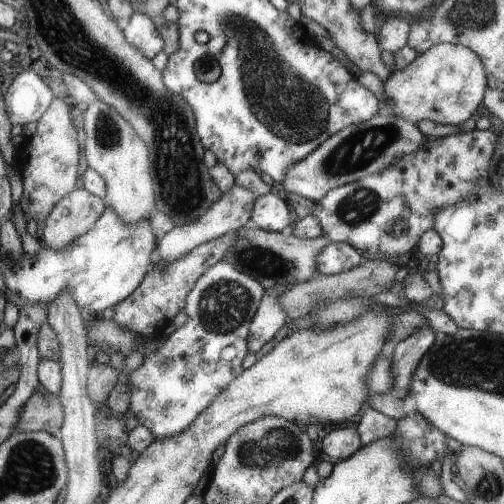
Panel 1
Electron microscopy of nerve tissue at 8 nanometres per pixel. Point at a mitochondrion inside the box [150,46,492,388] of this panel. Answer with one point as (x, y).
(360, 149)

